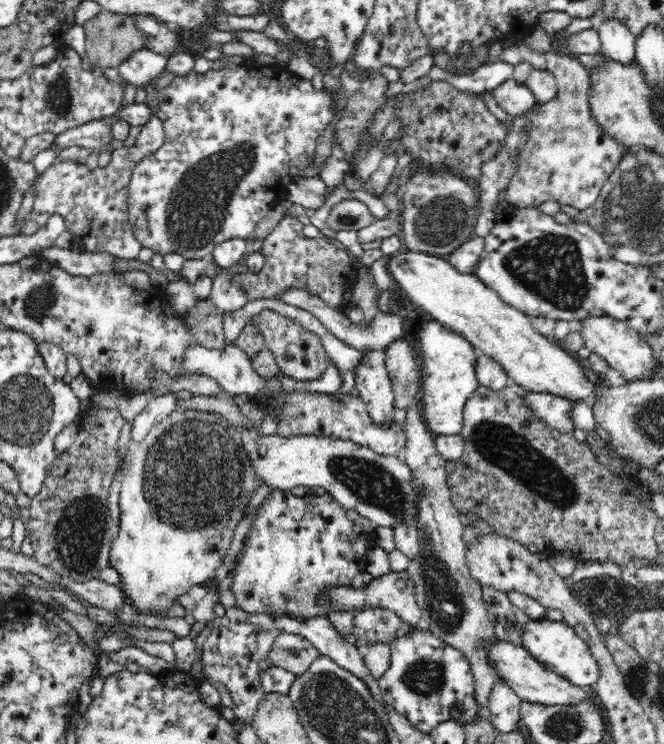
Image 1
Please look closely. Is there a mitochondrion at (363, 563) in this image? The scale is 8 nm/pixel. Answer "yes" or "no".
no

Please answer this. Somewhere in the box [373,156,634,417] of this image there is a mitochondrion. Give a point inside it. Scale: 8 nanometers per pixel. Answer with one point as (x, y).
(550, 265)

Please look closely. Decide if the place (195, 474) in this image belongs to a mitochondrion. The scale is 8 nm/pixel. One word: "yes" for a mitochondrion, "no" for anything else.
yes

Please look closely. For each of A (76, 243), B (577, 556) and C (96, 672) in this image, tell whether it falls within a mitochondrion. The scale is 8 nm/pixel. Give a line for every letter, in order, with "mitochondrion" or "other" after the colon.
A: other
B: other
C: other

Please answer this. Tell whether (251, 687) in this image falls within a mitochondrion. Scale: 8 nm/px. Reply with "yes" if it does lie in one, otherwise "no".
no

